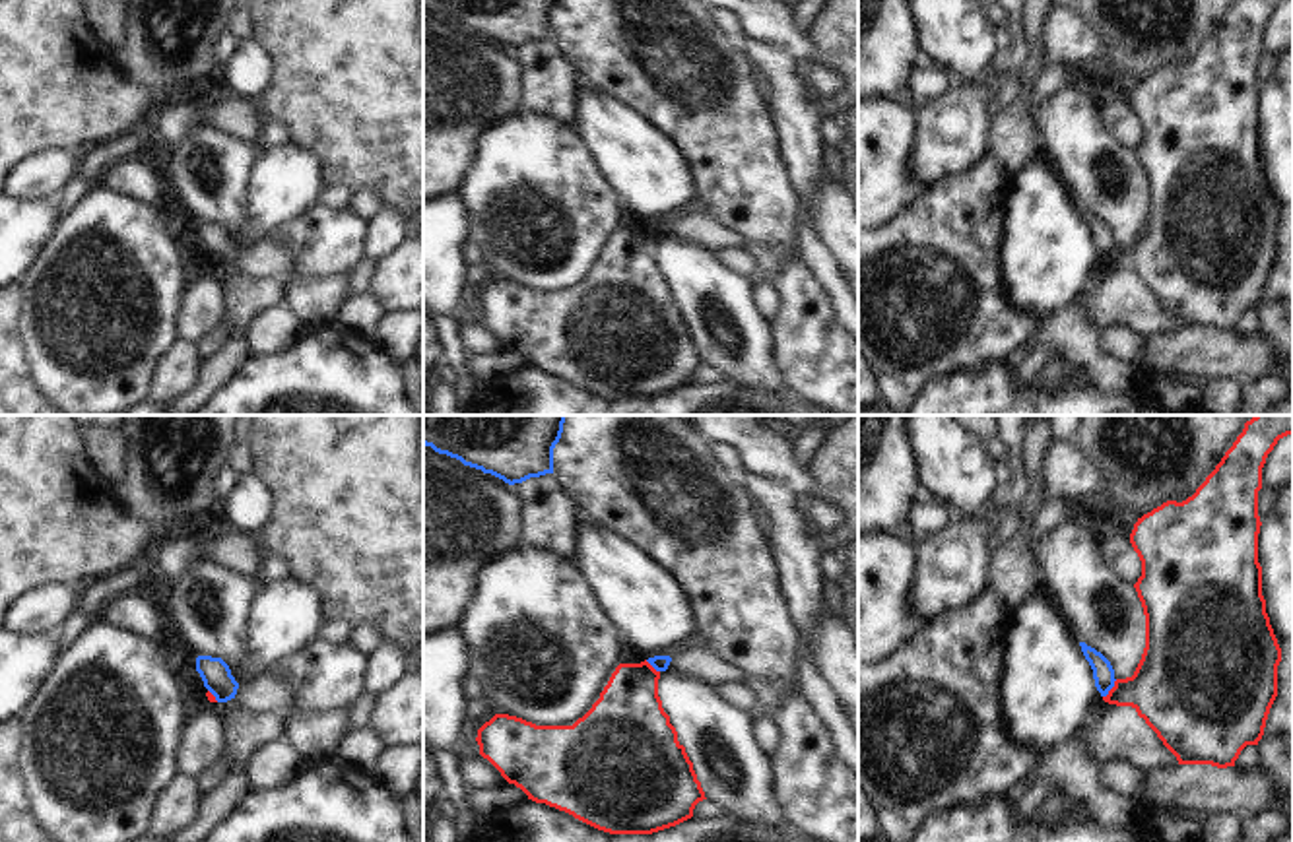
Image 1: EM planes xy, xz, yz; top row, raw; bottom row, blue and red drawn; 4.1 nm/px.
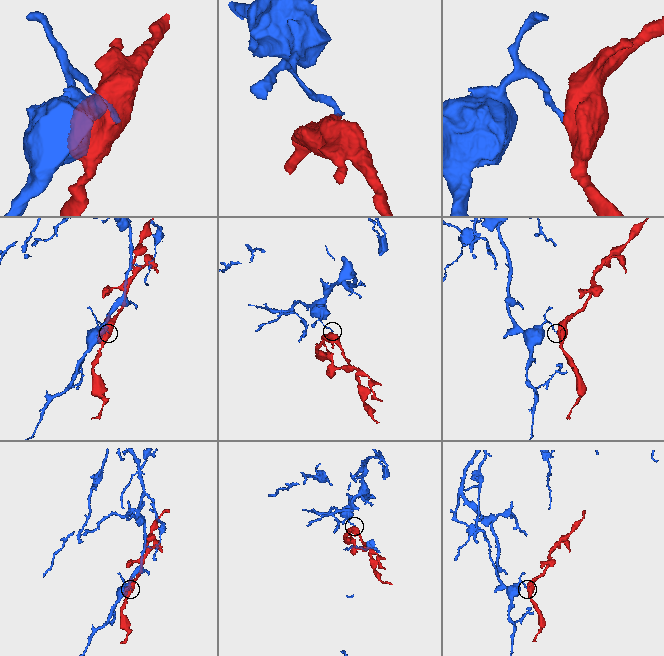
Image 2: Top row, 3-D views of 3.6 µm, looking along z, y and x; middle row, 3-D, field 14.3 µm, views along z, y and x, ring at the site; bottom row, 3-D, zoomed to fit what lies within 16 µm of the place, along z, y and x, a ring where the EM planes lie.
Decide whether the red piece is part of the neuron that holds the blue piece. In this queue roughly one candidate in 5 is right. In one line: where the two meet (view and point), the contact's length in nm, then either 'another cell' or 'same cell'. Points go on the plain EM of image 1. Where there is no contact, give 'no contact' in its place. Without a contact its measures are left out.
contact yz (1111, 253); length 100 nm; another cell

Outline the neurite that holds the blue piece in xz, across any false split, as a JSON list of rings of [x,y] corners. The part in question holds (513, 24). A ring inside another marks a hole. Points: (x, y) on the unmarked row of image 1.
[[[423,0],[423,10],[509,50],[553,39],[561,0]]]

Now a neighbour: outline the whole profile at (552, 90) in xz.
[[[555,39],[513,50],[526,72],[526,111],[551,116],[579,128],[580,85],[577,72]]]

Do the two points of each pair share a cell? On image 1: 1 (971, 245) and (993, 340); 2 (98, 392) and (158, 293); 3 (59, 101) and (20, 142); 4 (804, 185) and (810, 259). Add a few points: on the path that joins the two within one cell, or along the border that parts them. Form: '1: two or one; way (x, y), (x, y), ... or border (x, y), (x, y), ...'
1: one; way (971, 268), (981, 288), (981, 317)
2: one; way (98, 367), (98, 356), (134, 319)
3: one; way (49, 111), (28, 132)
4: two; border (798, 220), (812, 229)

